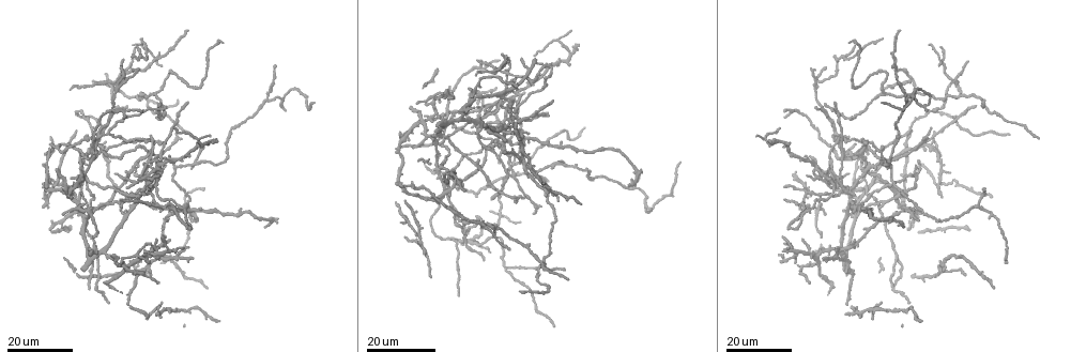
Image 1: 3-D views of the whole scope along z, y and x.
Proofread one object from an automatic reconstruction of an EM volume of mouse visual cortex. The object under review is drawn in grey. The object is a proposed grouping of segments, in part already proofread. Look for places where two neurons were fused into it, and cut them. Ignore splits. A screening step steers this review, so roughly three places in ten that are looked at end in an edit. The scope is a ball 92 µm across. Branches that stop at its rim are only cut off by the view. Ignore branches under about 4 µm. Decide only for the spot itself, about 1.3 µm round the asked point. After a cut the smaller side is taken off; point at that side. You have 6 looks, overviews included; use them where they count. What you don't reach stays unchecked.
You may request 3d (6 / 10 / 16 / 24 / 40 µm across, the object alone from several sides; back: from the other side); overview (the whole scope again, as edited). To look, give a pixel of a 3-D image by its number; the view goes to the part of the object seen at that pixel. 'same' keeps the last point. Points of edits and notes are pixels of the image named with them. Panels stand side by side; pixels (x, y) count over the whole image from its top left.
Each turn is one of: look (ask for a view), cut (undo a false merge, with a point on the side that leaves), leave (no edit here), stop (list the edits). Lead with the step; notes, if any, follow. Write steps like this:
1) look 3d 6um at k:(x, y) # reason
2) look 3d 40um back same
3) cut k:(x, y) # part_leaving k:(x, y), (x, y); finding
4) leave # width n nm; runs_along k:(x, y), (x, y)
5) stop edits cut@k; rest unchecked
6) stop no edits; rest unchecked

look 3d 16um at 1:(192, 165) # thick turns thin

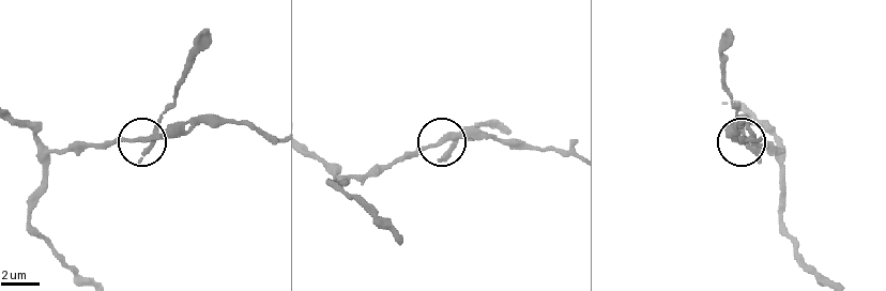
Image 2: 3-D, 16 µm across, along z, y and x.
look 3d 6um at 2:(144, 141)

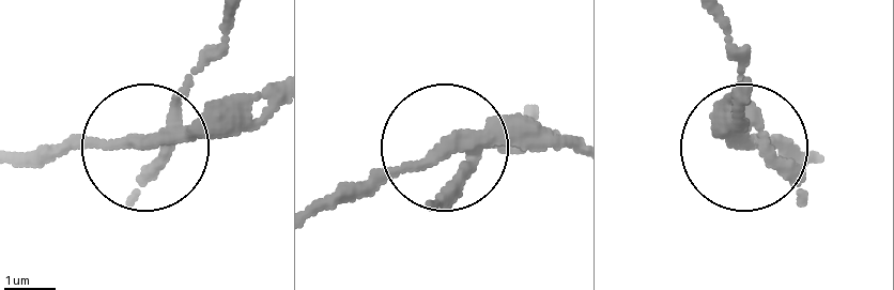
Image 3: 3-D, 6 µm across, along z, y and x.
cut 3:(213, 58) # part_leaving 3:(171, 121), (226, 23); two neurons meet here

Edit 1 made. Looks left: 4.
look 3d 16um at 1:(266, 97)

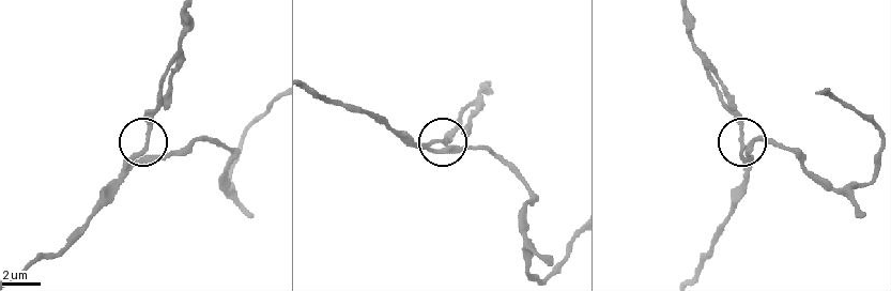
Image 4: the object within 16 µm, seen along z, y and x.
look 3d 6um at 4:(146, 151)

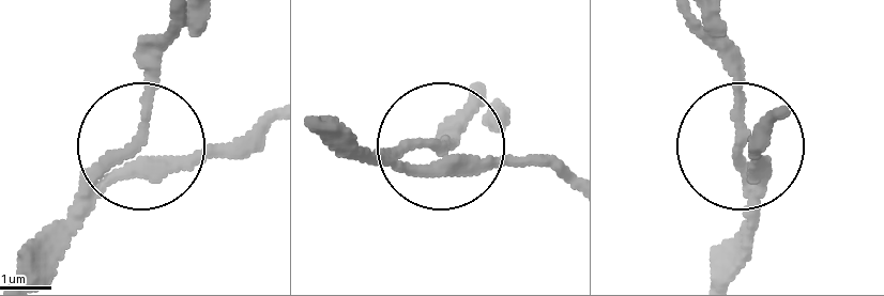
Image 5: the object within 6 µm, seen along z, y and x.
leave # arms 3; runs_along 5:(20, 268), (140, 128), (149, 64), (170, 26); continuous, no second neuron

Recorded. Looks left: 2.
look 3d 24um at 1:(147, 177)

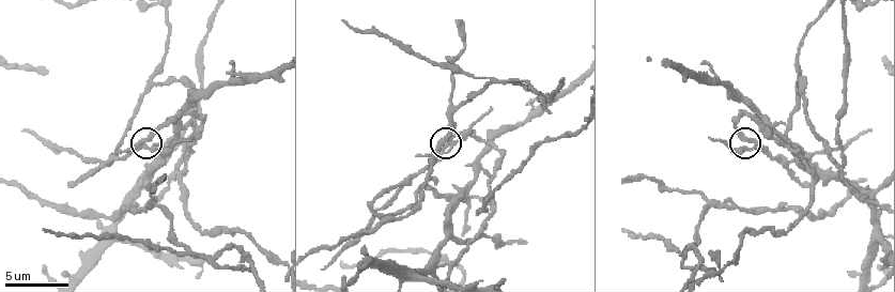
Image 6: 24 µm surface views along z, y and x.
look 3d 10um at 6:(449, 150)

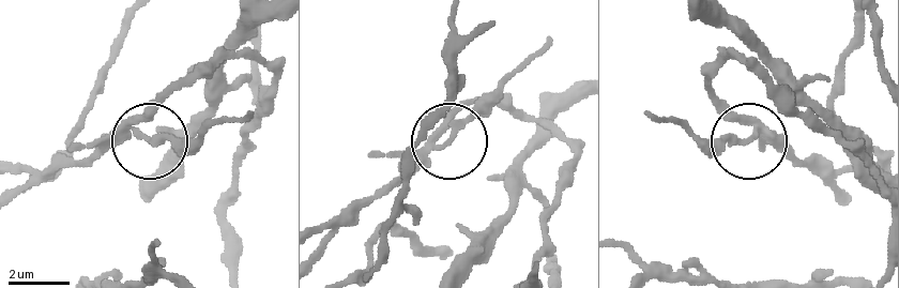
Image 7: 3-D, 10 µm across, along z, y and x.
cut 7:(168, 139) # part_leaving 7:(757, 125), (734, 141), (703, 141), (644, 110); two neurons meet here

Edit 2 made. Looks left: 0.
stop edits cut@3, cut@7; rest unchecked

